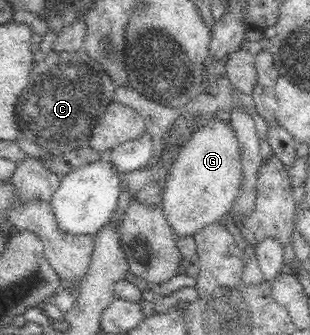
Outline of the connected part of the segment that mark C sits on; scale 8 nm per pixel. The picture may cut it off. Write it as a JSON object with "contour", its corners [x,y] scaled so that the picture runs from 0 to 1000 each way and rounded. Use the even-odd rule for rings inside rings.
{"contour":[[[271,140],[252,155],[148,158],[139,179],[116,185],[94,227],[94,254],[71,269],[65,307],[52,316],[52,355],[68,406],[106,418],[168,463],[197,463],[284,433],[284,418],[313,358],[335,340],[342,319],[371,299],[368,251],[355,227],[329,209],[313,179],[290,173]]]}

